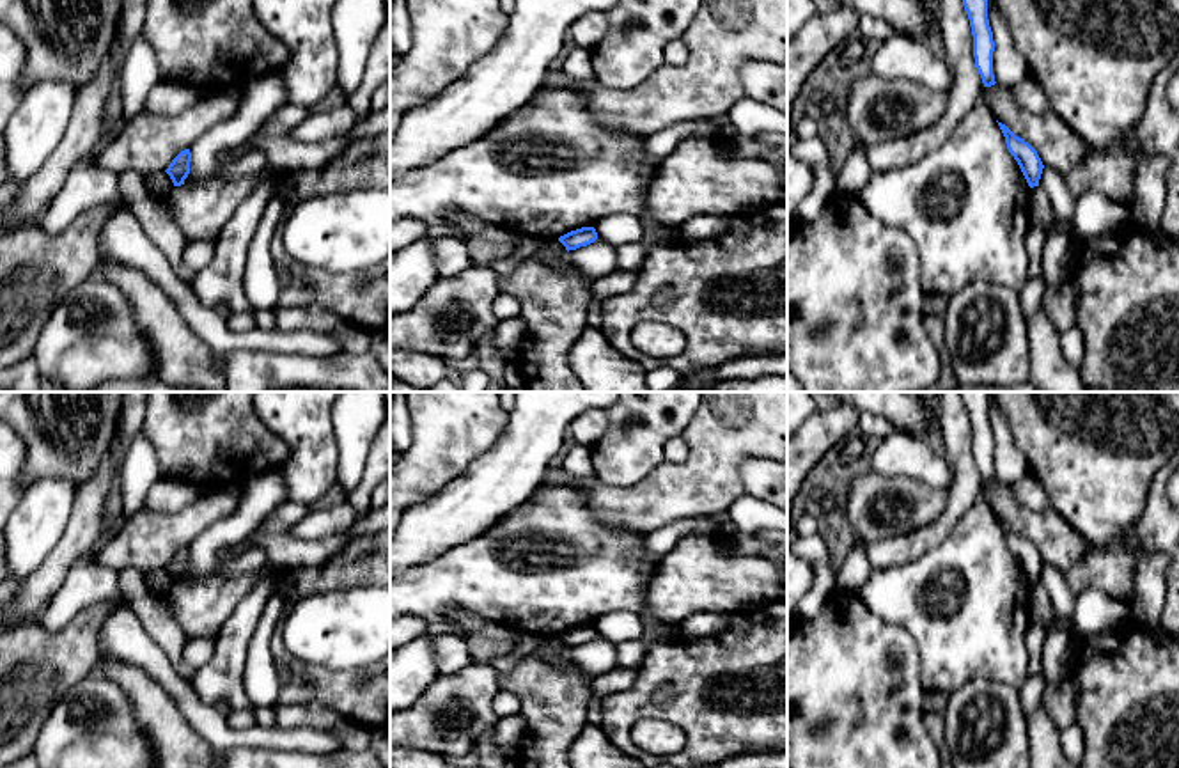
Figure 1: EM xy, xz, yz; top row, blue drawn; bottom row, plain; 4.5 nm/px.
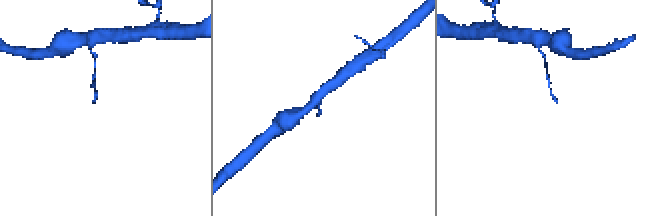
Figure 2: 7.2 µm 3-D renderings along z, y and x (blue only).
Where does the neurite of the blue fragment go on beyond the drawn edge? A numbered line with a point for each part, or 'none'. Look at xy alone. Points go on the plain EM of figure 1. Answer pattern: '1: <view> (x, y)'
none

